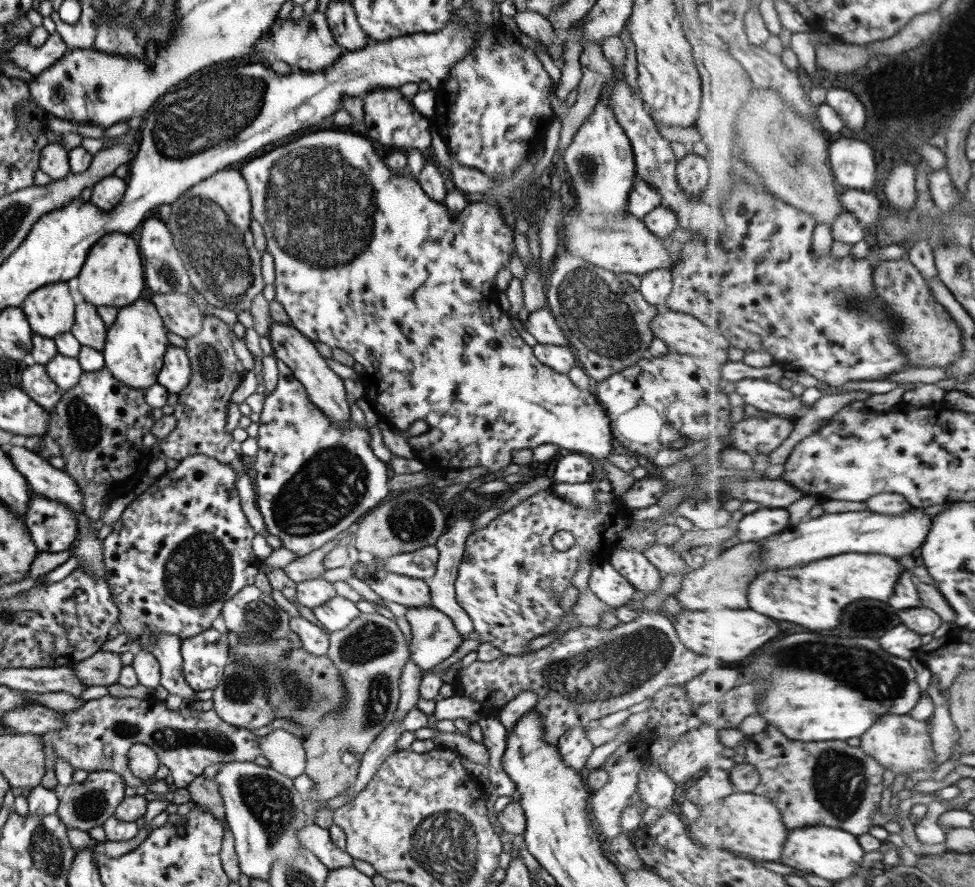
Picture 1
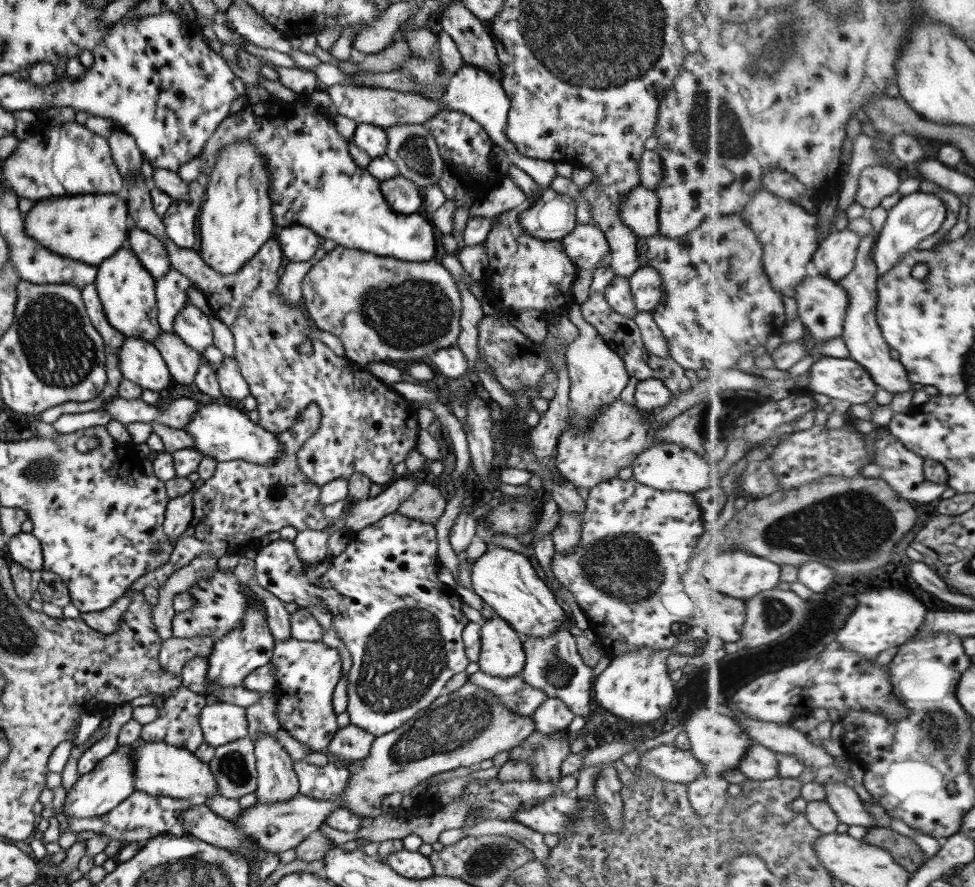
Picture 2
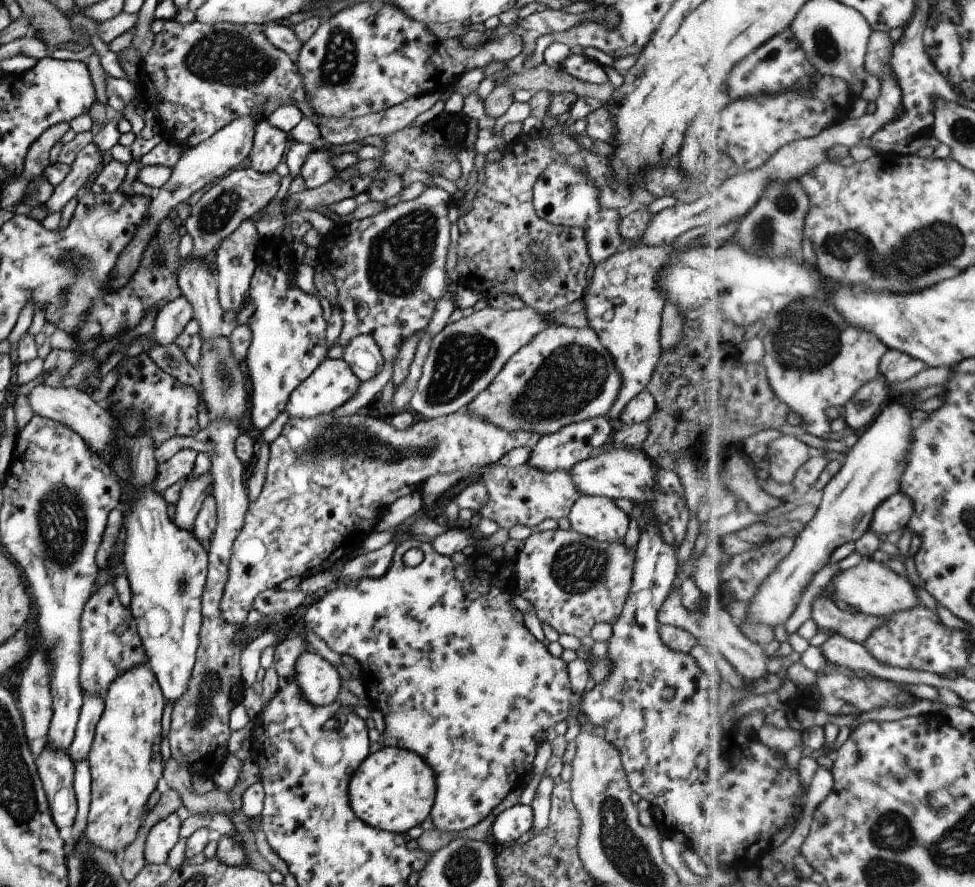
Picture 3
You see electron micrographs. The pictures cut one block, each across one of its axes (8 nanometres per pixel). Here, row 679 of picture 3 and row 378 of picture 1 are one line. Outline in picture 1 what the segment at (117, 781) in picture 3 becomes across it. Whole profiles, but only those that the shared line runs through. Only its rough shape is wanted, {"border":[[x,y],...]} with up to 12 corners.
{"border":[[146,295],[119,308],[100,350],[117,381],[157,382],[167,331]]}

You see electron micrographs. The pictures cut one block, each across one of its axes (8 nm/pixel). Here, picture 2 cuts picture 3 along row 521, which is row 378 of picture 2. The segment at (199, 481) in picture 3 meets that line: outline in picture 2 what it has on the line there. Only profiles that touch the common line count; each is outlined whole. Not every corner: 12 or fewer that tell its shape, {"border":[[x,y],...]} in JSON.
{"border":[[163,330],[151,344],[174,381],[193,382],[203,362],[174,332]]}

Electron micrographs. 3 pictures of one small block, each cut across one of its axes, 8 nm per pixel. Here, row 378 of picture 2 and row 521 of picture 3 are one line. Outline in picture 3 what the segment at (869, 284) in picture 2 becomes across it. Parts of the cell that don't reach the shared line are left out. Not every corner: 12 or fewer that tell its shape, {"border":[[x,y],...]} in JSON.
{"border":[[903,491],[877,509],[871,530],[891,534],[906,528],[916,511]]}

